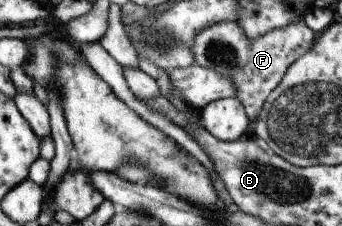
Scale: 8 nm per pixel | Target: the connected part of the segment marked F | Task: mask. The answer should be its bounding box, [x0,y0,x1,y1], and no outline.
[191,17,318,125]

